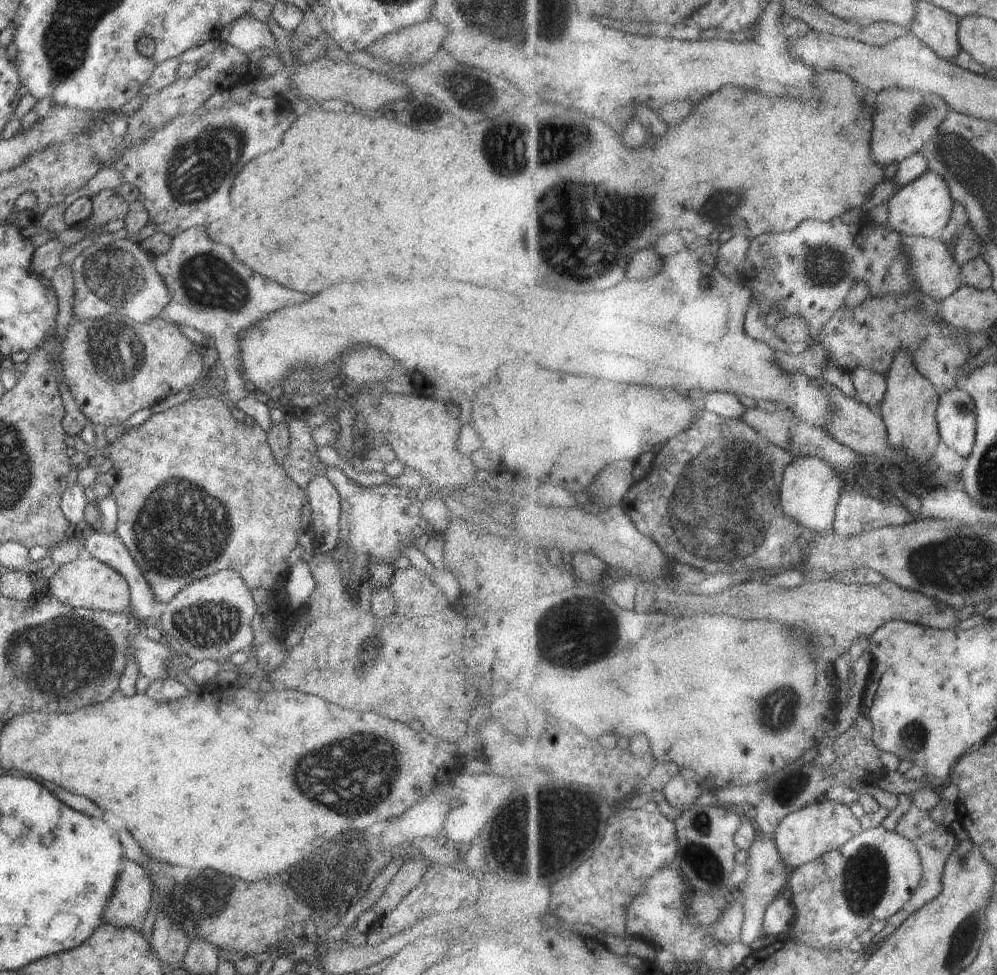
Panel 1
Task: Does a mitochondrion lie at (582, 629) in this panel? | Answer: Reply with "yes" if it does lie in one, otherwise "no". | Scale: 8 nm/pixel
yes

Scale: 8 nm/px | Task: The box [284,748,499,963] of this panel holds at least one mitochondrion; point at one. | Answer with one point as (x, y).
(329, 877)

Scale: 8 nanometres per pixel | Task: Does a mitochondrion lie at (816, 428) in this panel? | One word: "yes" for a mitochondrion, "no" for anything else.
no

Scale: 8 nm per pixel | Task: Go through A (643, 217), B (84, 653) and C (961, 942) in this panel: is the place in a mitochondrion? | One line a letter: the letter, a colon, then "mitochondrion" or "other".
A: mitochondrion
B: mitochondrion
C: mitochondrion

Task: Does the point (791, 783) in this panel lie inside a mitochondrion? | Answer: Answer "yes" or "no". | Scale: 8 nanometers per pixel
yes

